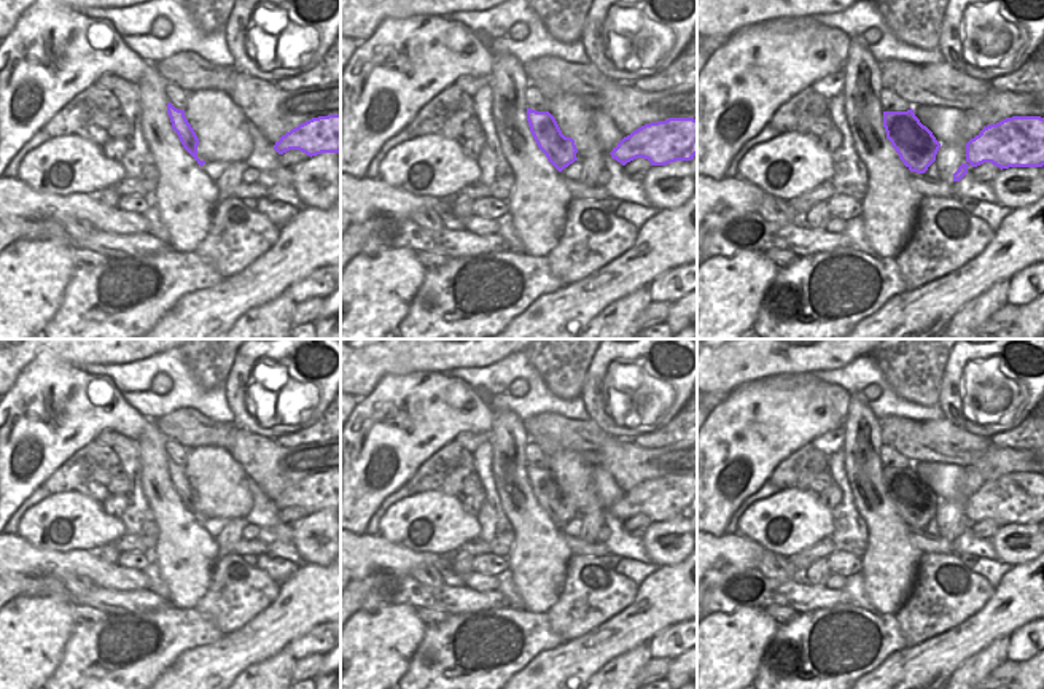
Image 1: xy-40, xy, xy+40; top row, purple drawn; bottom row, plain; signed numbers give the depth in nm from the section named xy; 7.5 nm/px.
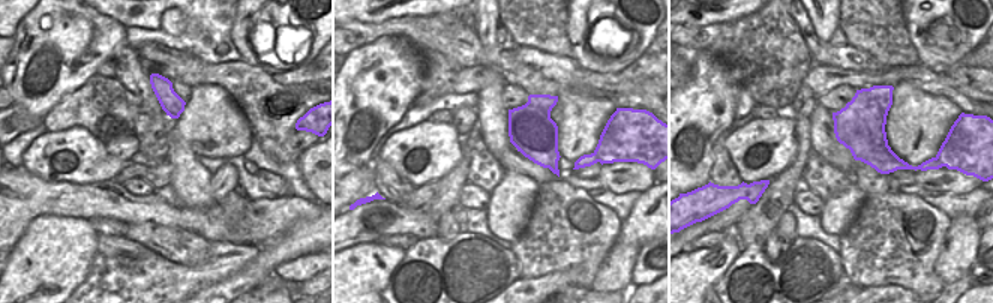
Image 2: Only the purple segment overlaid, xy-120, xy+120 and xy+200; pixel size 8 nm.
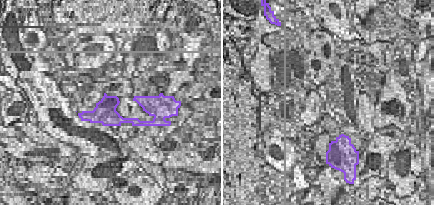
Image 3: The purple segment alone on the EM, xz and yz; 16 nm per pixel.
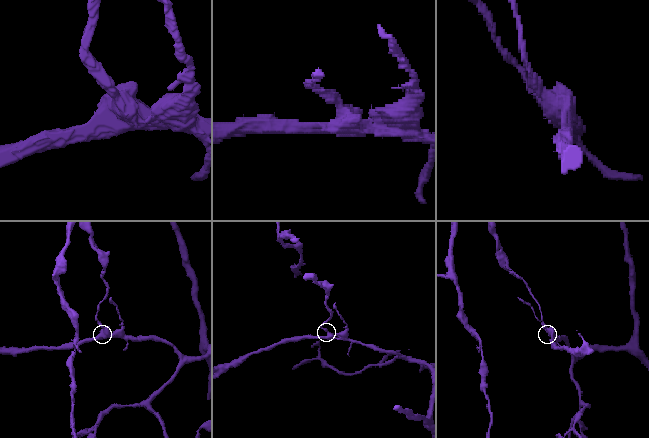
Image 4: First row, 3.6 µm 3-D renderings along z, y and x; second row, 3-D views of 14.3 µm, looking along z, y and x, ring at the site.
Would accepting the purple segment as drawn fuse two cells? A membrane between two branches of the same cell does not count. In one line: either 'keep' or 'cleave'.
cleave

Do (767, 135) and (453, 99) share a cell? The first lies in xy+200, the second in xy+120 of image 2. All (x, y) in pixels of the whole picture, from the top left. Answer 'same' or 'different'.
different

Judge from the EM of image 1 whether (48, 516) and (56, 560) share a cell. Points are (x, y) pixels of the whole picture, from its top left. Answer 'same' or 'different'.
different

